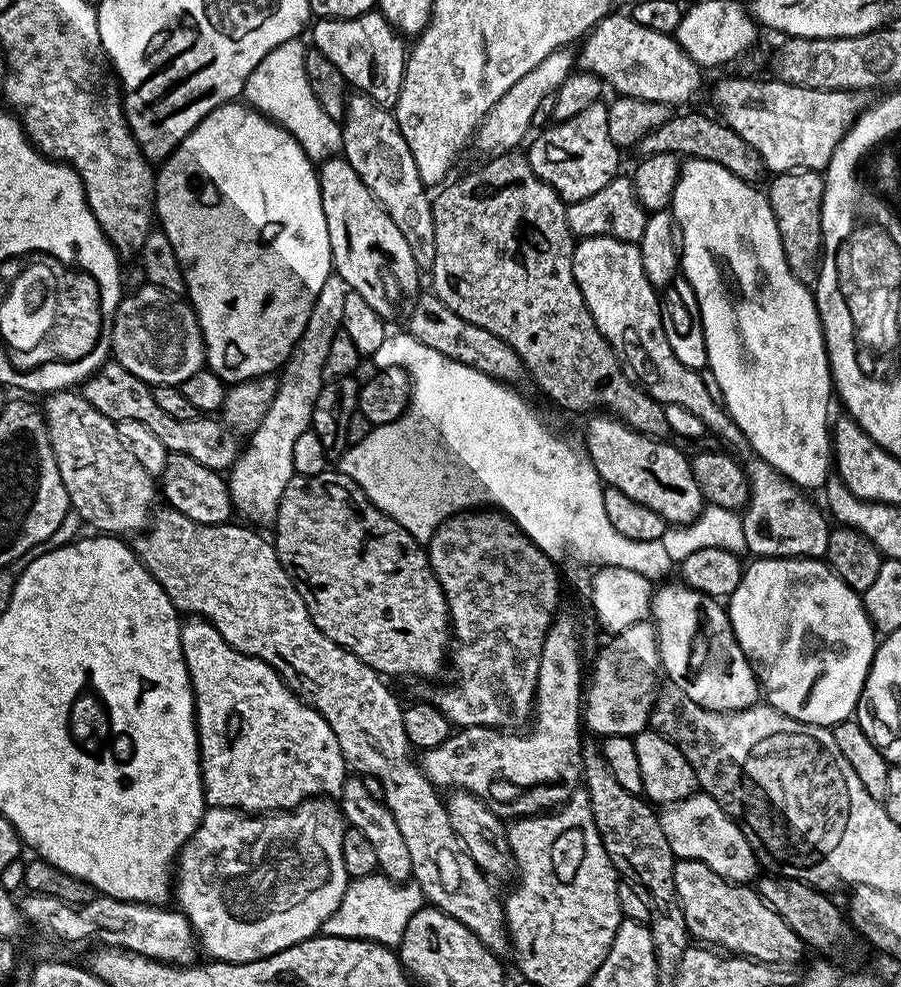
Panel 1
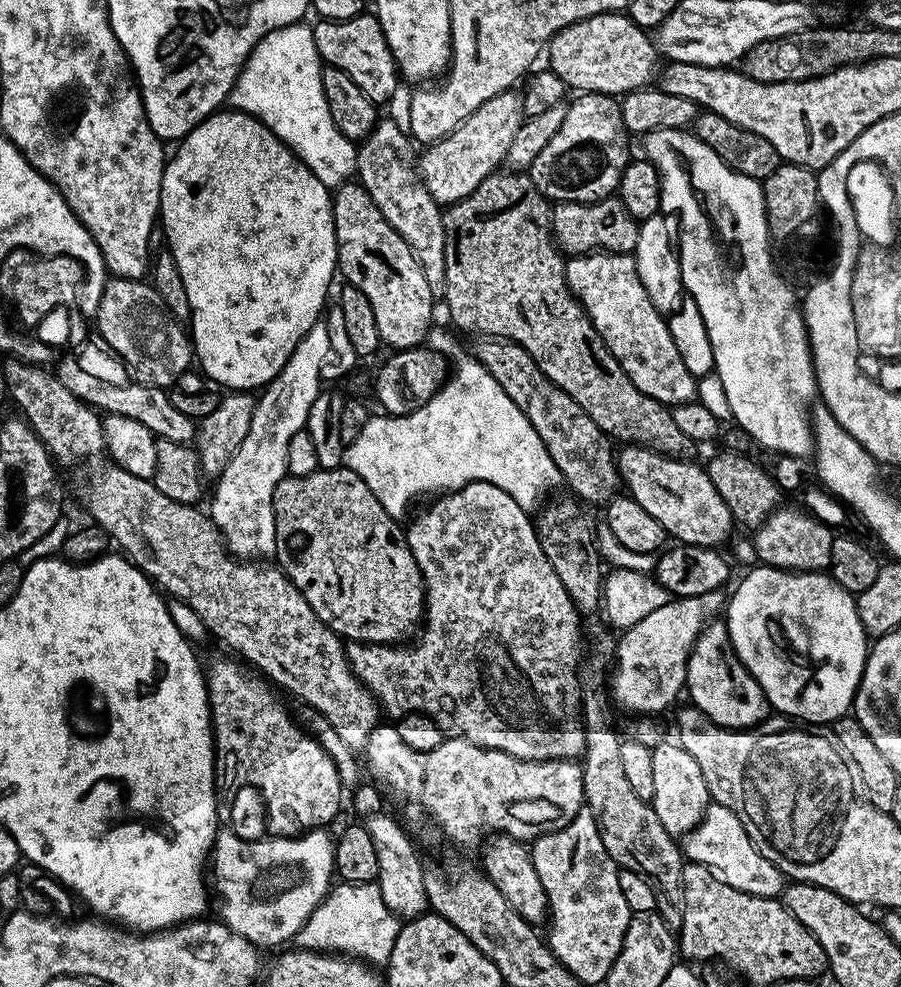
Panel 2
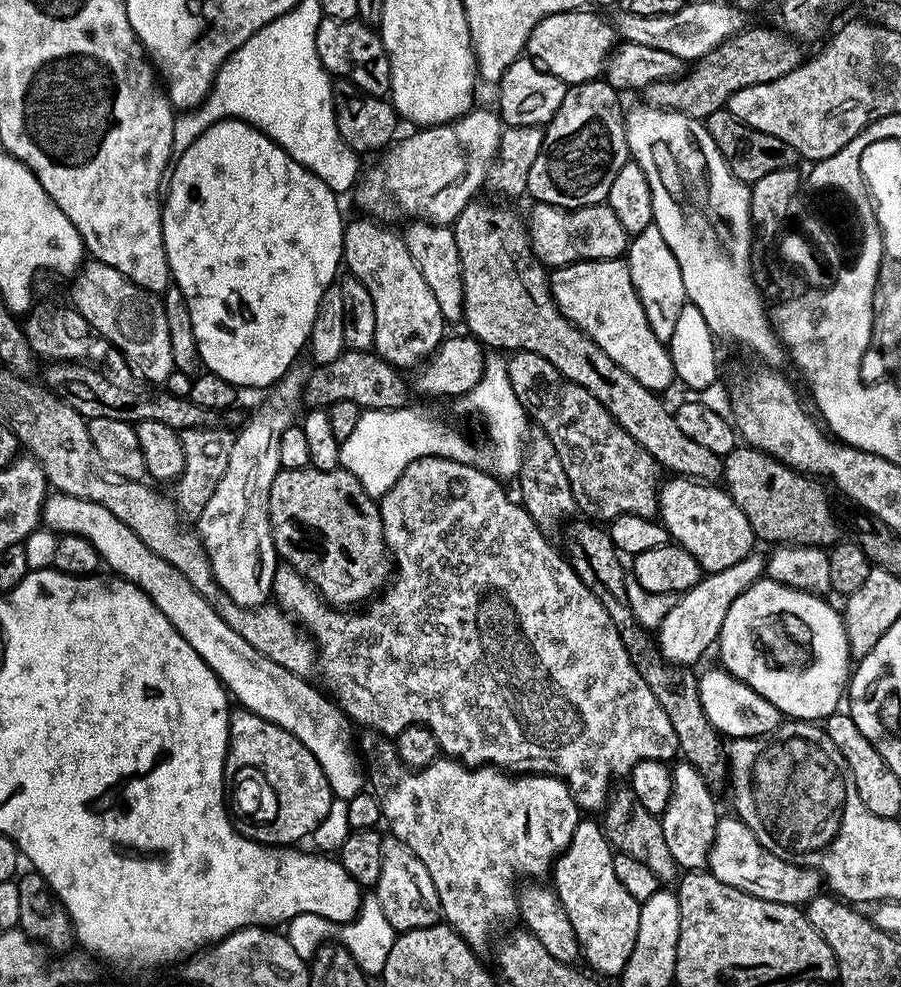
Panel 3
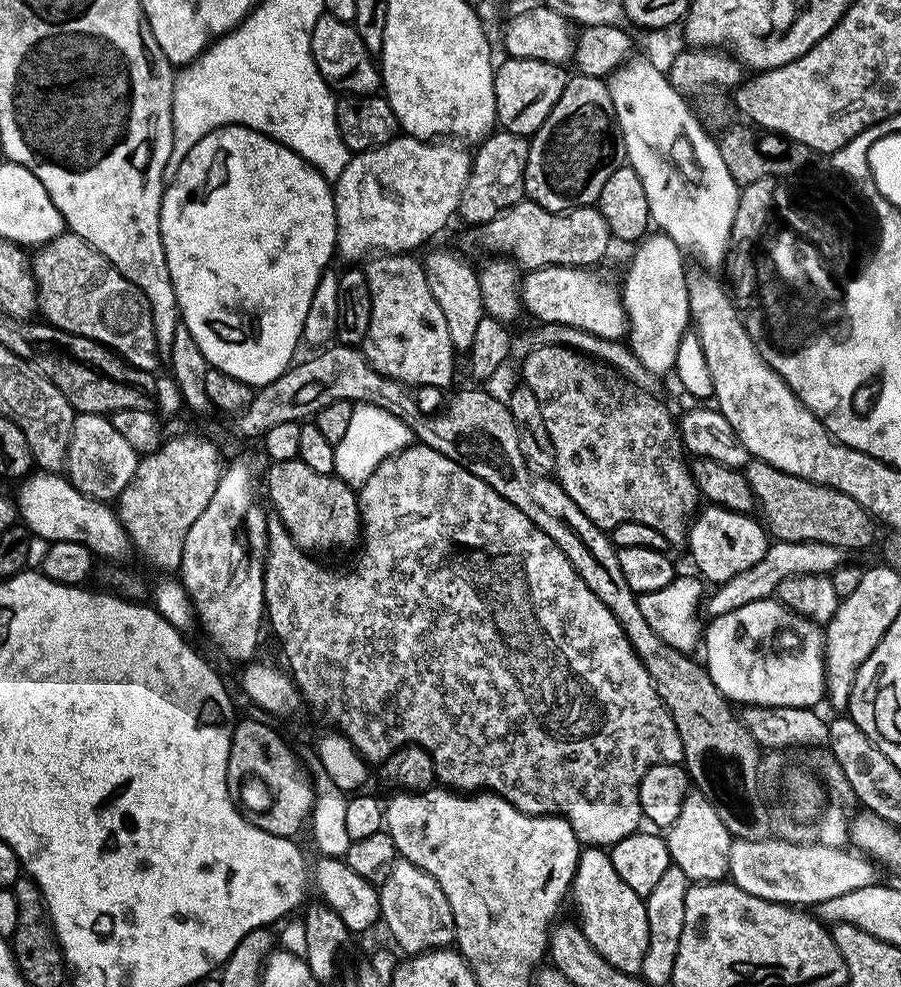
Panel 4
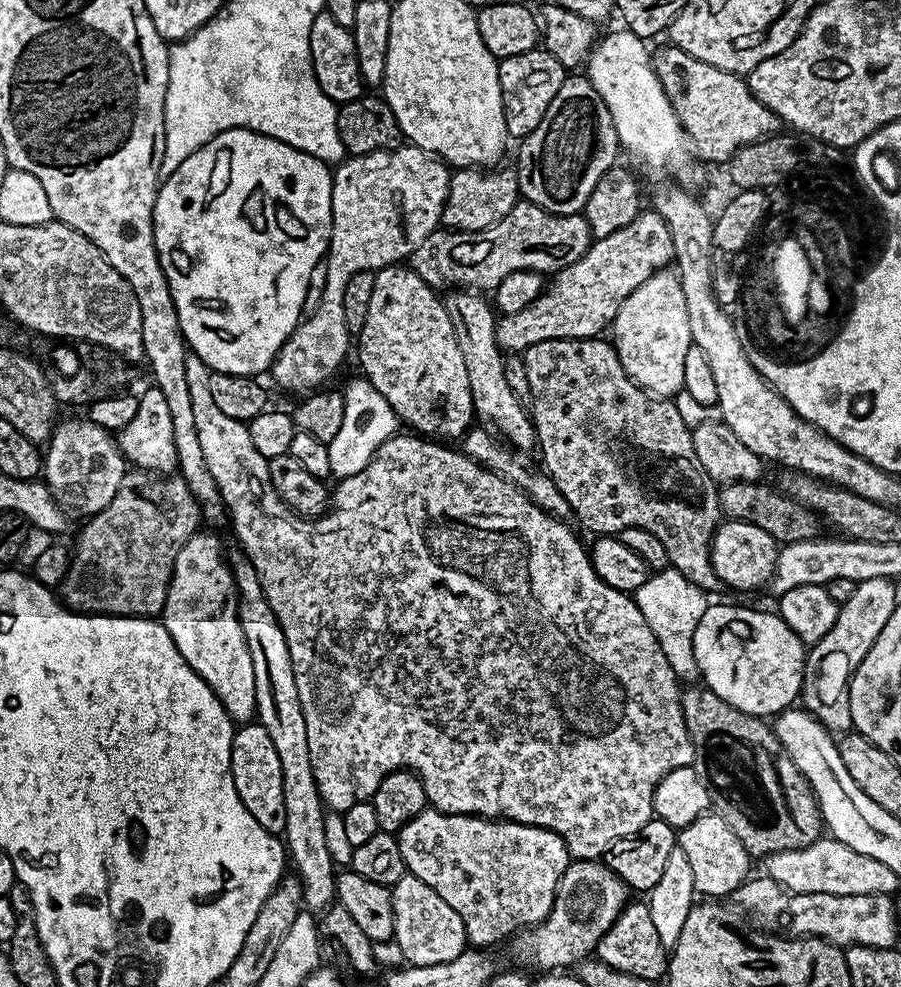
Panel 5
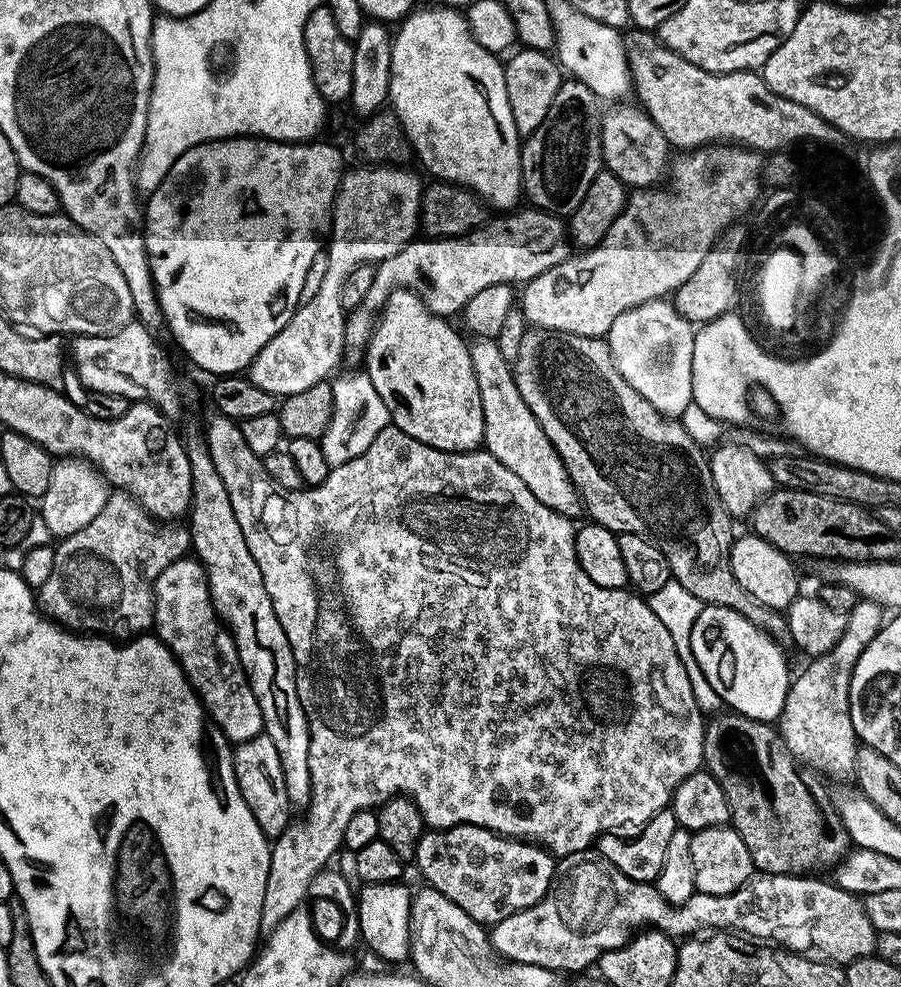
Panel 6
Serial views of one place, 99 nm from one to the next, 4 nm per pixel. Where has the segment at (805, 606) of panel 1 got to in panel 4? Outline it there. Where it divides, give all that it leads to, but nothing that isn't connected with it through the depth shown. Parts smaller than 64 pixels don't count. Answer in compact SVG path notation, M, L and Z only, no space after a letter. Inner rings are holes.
M775 598L759 600L758 602L750 602L746 606L738 606L738 610L730 610L721 616L711 617L707 621L706 627L702 632L702 652L704 648L704 656L702 655L703 663L706 665L710 678L714 682L714 686L718 686L718 690L728 699L729 702L735 702L740 706L750 704L761 704L762 706L770 706L771 708L811 708L817 707L816 703L819 700L825 699L824 691L824 634L823 631L812 621L807 620L804 616L799 616L797 612L792 612L790 609L781 604Z

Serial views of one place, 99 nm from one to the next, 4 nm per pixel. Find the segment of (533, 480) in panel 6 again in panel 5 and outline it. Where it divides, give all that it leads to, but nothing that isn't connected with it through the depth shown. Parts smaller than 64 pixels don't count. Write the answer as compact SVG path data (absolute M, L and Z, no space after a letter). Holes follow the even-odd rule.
M452 290L443 297L446 314L450 314L450 326L454 326L454 338L458 338L458 350L462 350L462 362L466 362L466 378L470 378L472 407L475 415L479 419L481 416L482 419L489 420L484 422L491 425L513 449L521 453L528 452L531 448L533 451L537 447L536 427L532 425L529 409L514 396L506 384L505 357L496 341L498 316L493 305L489 301L487 304L480 296L483 295L472 290Z

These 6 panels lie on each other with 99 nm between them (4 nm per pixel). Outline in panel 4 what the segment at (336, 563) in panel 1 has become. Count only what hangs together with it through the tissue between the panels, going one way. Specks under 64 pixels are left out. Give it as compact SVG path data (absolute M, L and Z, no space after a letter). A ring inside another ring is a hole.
M299 458L286 462L273 460L267 466L269 467L268 500L276 511L273 512L275 519L282 522L282 526L303 552L321 554L320 552L328 552L331 548L348 548L361 539L360 502L357 493L348 484L343 484L334 474L330 476L317 474Z

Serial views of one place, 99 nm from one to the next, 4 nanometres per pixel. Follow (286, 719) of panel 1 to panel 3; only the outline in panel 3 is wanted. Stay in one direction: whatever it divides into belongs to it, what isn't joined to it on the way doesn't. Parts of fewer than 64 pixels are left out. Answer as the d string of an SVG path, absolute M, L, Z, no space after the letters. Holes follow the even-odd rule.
M236 710L228 722L228 753L224 759L224 791L230 815L238 825L240 833L257 844L265 846L292 846L303 836L308 836L328 816L334 805L330 782L318 766L318 758L294 738L282 726L258 718L258 714Z

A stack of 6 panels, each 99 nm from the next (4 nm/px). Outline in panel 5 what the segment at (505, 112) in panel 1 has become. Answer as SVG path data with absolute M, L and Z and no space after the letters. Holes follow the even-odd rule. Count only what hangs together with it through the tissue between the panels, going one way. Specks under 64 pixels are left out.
M401 146L391 148L388 152L353 156L345 159L332 172L332 233L326 253L325 290L322 291L318 308L301 319L272 363L270 376L282 387L315 389L323 385L324 378L347 358L350 333L346 326L346 313L342 311L342 294L346 294L346 282L350 282L350 278L354 278L354 274L359 272L376 272L390 264L407 261L412 252L418 250L422 242L426 242L428 235L441 227L440 215L449 186L449 165L415 146Z

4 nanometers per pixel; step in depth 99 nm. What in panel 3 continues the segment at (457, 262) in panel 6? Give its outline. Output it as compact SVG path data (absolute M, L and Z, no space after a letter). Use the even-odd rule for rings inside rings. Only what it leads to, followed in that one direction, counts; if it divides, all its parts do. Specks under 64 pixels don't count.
M539 202L531 206L533 208L529 210L528 216L526 212L528 237L534 254L549 269L555 270L583 260L618 260L627 253L629 234L607 202L585 208L559 208Z

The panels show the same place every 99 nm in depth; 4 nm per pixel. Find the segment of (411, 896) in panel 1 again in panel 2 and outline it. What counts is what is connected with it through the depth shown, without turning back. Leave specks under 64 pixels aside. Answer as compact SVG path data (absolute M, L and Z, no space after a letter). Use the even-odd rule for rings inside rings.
M337 883L324 897L324 901L310 914L294 940L301 949L325 954L343 954L369 965L387 965L400 933L401 921L391 912L380 893L379 883Z

